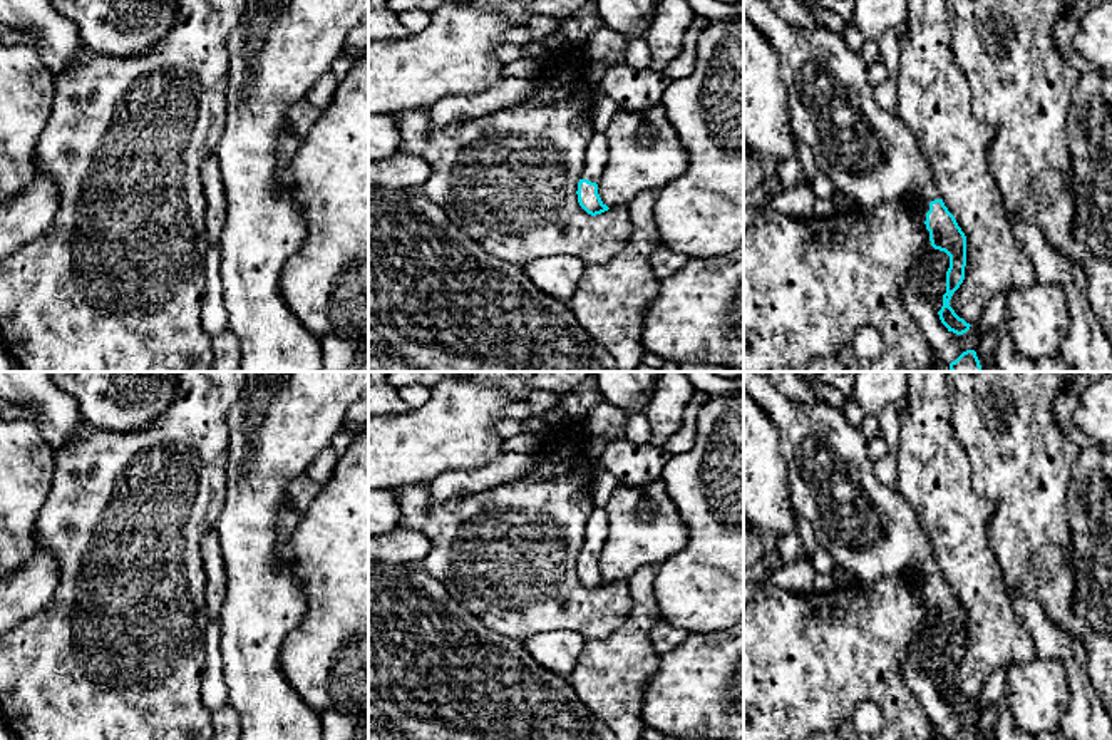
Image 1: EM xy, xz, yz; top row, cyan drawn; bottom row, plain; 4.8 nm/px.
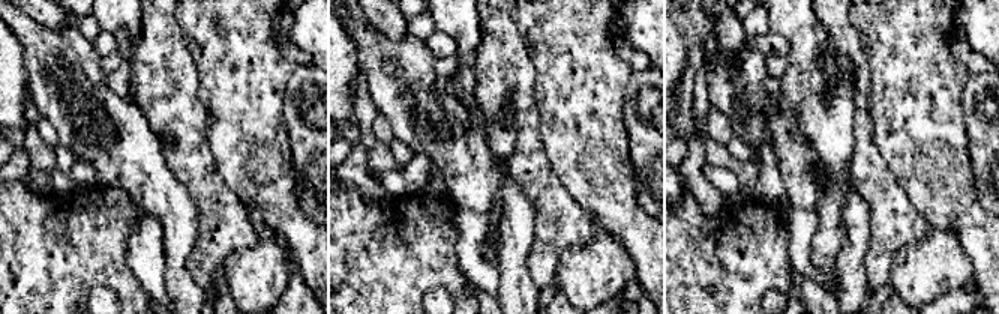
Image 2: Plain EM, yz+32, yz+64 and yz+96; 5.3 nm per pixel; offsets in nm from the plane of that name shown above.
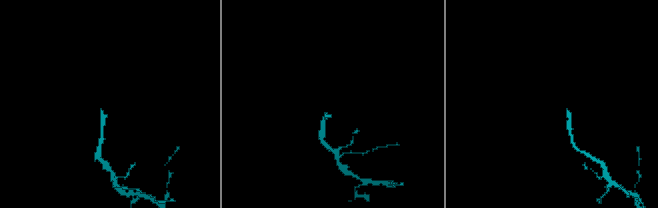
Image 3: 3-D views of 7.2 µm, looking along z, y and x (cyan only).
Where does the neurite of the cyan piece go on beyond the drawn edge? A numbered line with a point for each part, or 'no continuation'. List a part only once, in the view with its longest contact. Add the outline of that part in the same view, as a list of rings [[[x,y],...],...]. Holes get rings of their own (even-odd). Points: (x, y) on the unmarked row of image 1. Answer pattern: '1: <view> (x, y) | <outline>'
1: yz (868, 528) | [[[744,372],[744,390],[777,427],[792,504],[811,522],[817,544],[831,554],[834,564],[864,584],[881,578],[914,576],[919,579],[919,601],[929,611],[926,588],[929,578],[940,574],[931,544],[904,497],[874,475],[861,430],[839,409],[821,400],[797,403],[779,392],[764,372]]]

